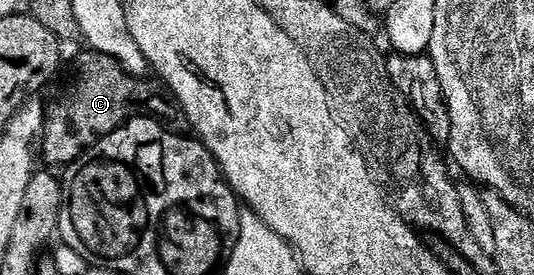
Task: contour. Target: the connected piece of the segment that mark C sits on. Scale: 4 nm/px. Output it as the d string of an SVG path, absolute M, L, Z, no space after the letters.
M84 50L76 64L76 72L80 75L76 93L69 100L47 109L44 135L38 141L43 163L45 160L48 164L61 166L73 164L79 156L89 152L95 144L102 142L102 138L121 128L137 113L160 118L168 108L167 95L148 96L143 79L132 76L122 65L101 52Z

